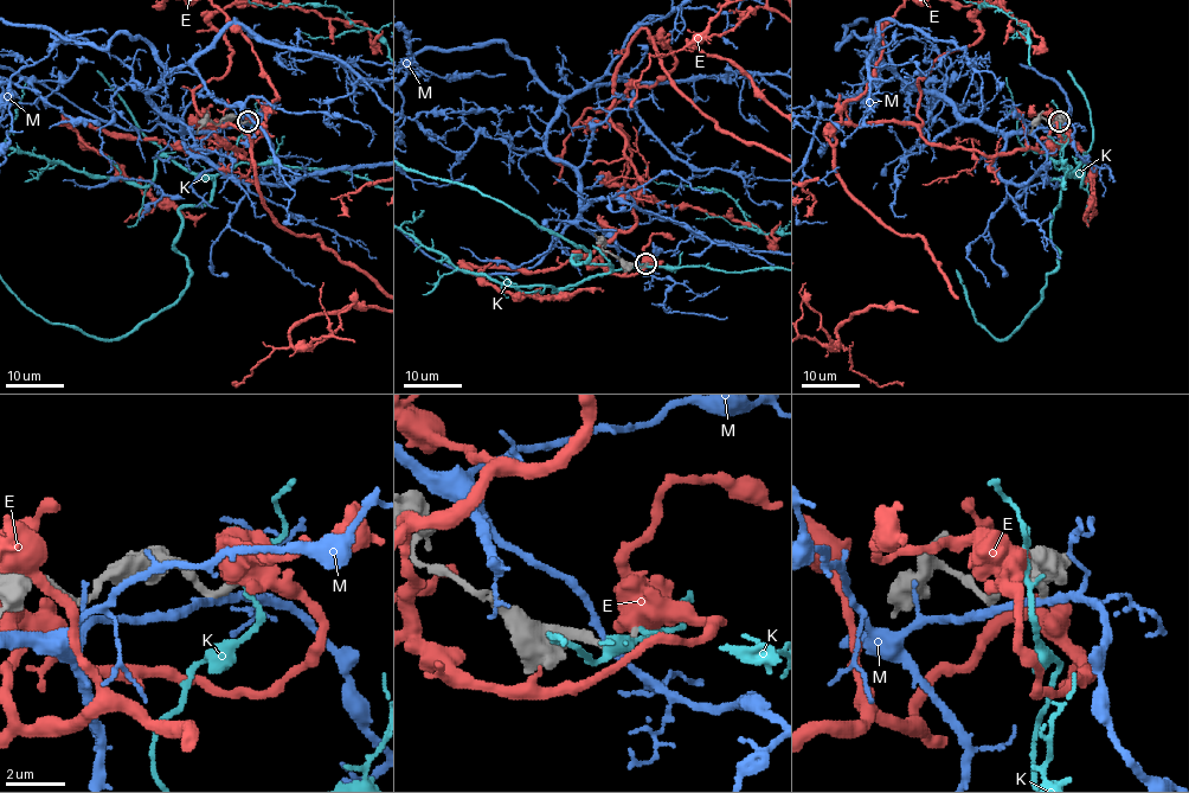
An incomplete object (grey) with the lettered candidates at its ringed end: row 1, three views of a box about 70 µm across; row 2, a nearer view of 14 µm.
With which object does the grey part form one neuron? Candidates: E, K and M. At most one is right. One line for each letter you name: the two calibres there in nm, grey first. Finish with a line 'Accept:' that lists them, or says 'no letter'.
Accept: no letter

